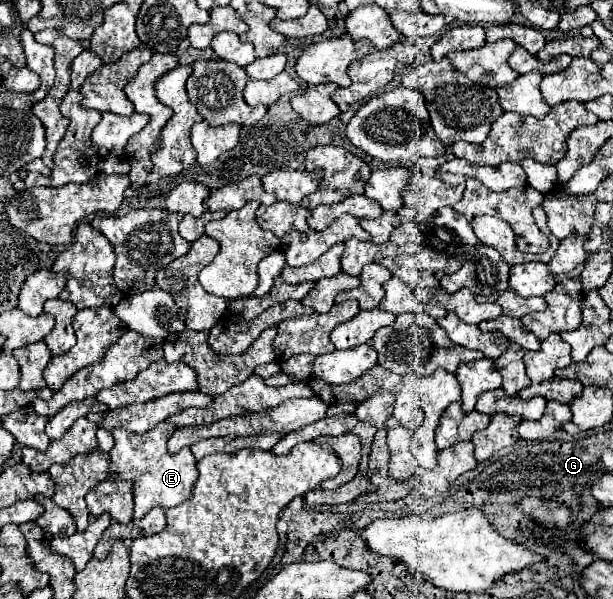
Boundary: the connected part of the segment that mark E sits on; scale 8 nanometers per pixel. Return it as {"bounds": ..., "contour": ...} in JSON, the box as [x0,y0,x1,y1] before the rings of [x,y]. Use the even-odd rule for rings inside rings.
{"bounds":[110,422,198,520],"contour":[[[168,422],[156,424],[146,434],[130,434],[124,428],[114,428],[112,436],[116,440],[110,450],[110,478],[112,480],[128,480],[132,482],[134,494],[134,520],[140,520],[152,508],[174,508],[192,496],[192,488],[198,480],[196,458],[190,448],[182,448],[178,454],[170,454],[166,450],[166,442],[172,436],[176,426]]]}

